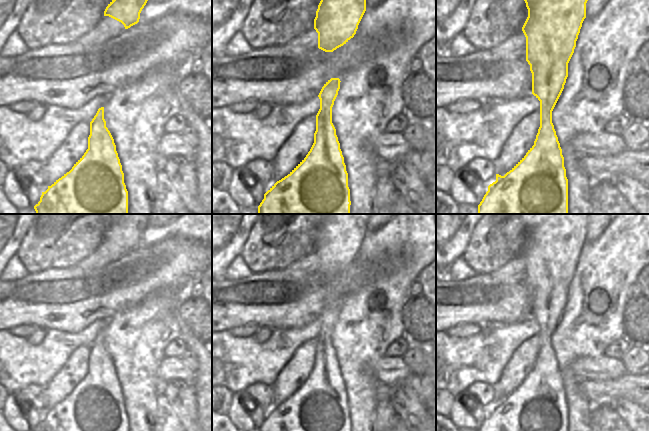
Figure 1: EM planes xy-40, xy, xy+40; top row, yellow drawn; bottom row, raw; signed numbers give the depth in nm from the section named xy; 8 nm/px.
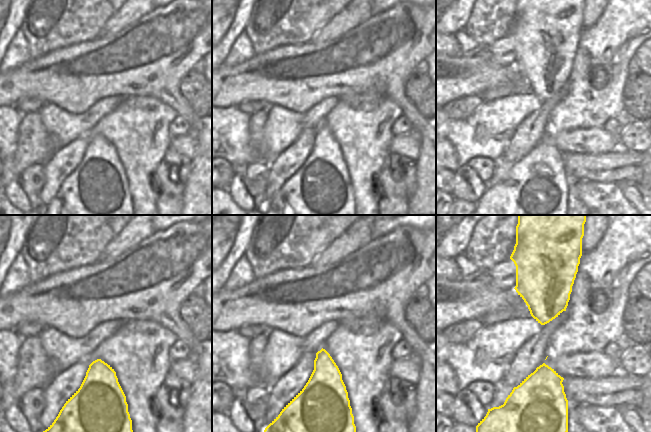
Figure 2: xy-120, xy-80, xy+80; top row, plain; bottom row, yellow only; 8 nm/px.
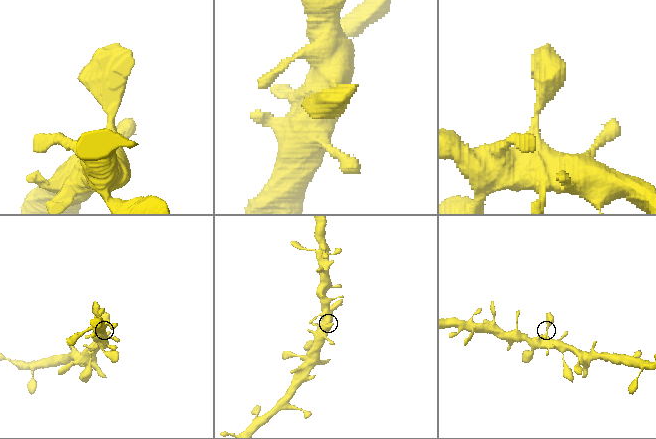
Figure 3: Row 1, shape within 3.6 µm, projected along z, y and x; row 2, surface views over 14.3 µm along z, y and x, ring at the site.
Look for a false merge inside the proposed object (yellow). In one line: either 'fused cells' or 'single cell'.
single cell

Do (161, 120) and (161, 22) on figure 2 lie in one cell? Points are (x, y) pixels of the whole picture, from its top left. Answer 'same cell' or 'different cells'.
different cells

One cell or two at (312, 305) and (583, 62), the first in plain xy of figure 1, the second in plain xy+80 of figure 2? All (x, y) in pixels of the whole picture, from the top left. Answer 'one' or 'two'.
two

